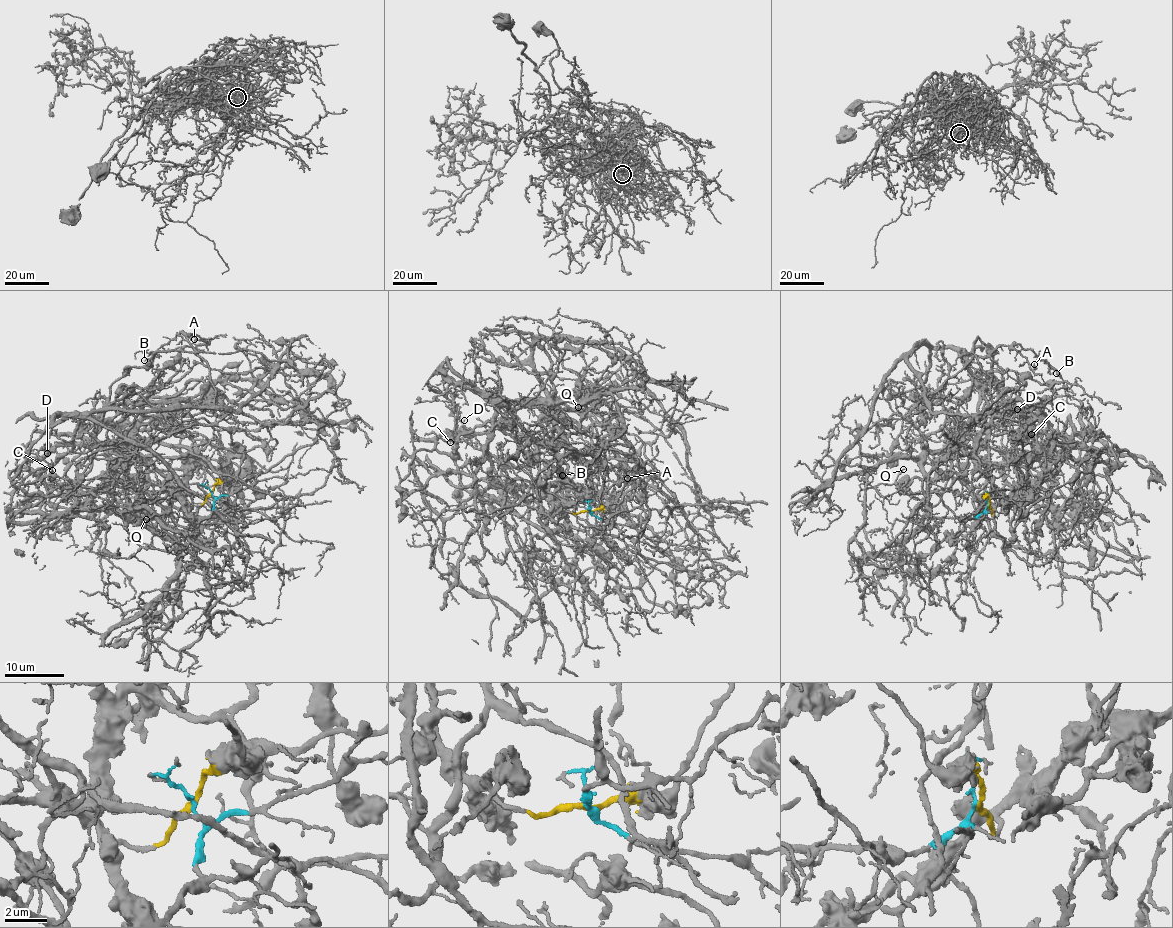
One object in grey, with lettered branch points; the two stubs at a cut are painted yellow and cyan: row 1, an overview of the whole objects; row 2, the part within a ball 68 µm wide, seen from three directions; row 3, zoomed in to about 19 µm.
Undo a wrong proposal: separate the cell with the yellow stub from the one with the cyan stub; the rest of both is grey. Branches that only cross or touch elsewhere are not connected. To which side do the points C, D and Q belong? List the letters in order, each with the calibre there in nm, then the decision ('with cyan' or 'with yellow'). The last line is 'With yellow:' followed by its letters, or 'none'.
C: 100 nm | with cyan
D: 120 nm | with cyan
Q: 280 nm | with yellow
With yellow: Q

